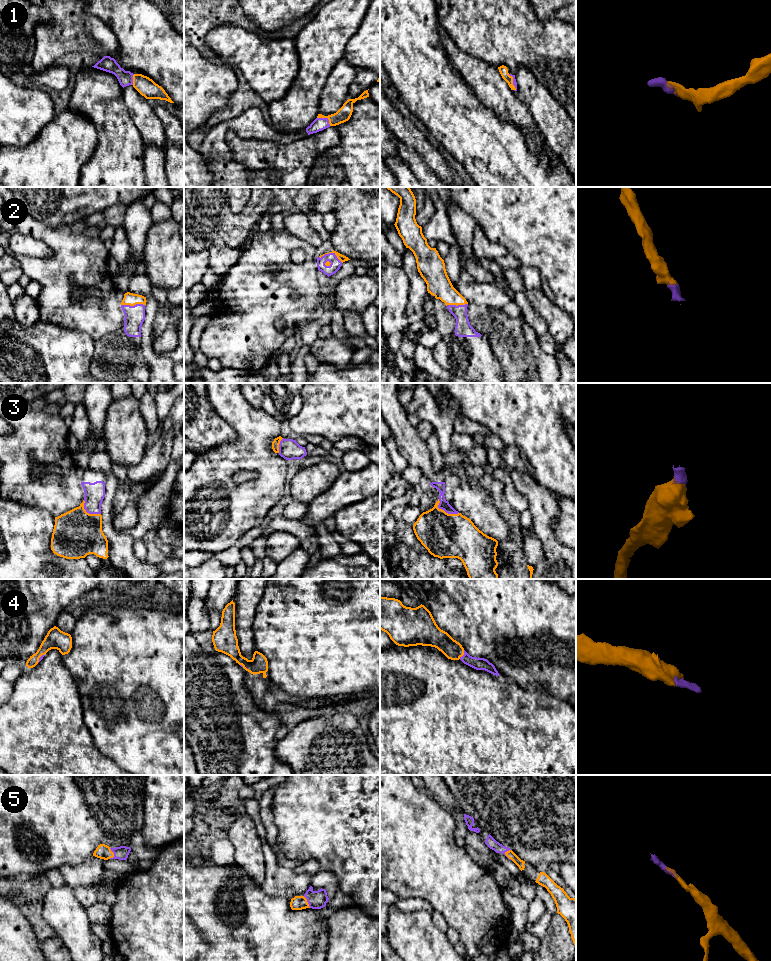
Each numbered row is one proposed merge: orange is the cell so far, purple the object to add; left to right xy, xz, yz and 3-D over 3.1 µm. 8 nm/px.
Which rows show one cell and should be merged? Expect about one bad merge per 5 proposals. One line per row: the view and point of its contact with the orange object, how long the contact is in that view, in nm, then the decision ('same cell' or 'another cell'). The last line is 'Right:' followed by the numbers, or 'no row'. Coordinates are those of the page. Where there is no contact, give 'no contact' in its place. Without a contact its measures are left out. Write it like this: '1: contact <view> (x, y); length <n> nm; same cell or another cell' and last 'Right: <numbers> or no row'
1: contact xz (325, 117); length 130 nm; same cell
2: contact xz (331, 252); length 200 nm; same cell
3: contact yz (443, 510); length 200 nm; same cell
4: contact yz (463, 654); length 80 nm; same cell
5: contact yz (506, 855); length 90 nm; same cell
Right: 1, 2, 3, 4, 5

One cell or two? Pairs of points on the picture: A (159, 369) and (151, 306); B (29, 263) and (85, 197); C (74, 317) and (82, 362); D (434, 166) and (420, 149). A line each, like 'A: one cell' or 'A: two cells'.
A: one cell
B: two cells
C: two cells
D: one cell

